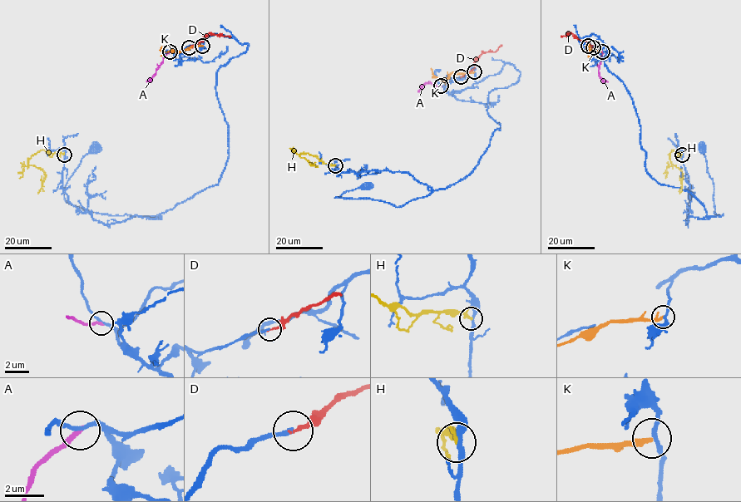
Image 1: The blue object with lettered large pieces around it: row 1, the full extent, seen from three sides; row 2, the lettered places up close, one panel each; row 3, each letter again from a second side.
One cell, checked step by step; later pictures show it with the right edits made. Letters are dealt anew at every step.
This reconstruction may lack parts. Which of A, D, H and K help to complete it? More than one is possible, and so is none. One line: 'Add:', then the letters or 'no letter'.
Add: D

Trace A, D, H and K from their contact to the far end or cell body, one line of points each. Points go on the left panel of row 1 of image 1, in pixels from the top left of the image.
A: (170, 51), (155, 74), (149, 81), (146, 80)
D: (189, 47), (203, 41), (209, 32), (229, 37)
H: (64, 154), (41, 150), (29, 158), (29, 165), (44, 172), (45, 179), (38, 193)
K: (203, 45), (180, 51), (164, 52), (159, 49)

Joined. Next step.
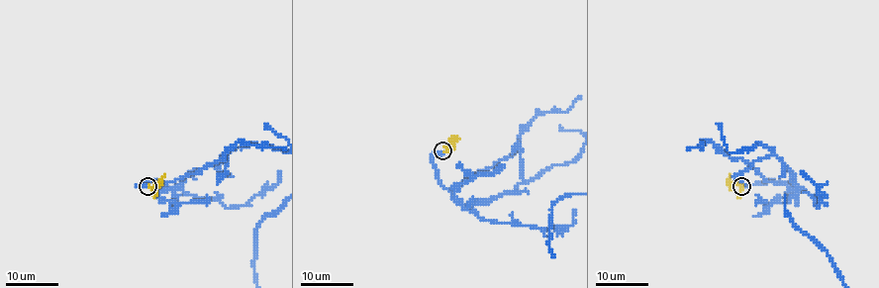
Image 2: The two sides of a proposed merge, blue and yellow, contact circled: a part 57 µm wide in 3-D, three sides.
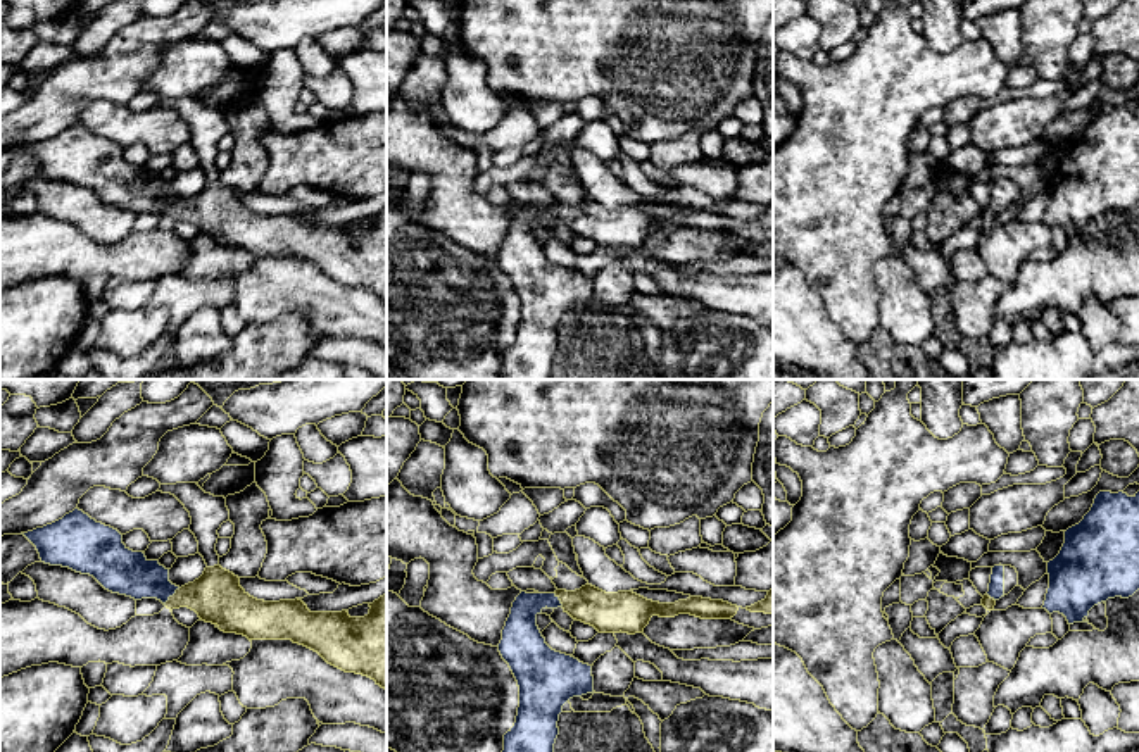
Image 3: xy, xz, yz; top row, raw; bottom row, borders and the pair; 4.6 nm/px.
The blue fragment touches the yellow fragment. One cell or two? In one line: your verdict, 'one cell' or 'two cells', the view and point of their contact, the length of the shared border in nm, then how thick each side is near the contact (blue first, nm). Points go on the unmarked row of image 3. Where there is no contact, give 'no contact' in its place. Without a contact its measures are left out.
one cell | xy (171, 209) | 110 nm | 220/240 nm

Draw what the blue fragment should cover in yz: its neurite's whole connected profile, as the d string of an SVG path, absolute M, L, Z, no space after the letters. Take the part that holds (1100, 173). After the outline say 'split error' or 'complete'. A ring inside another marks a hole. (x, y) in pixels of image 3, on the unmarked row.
M1099 105L1084 133L1065 145L1060 167L1048 176L1049 202L1042 222L1060 226L1068 238L1089 236L1089 224L1108 212L1129 212L1139 204L1139 105L1129 110L1123 105Z; complete

